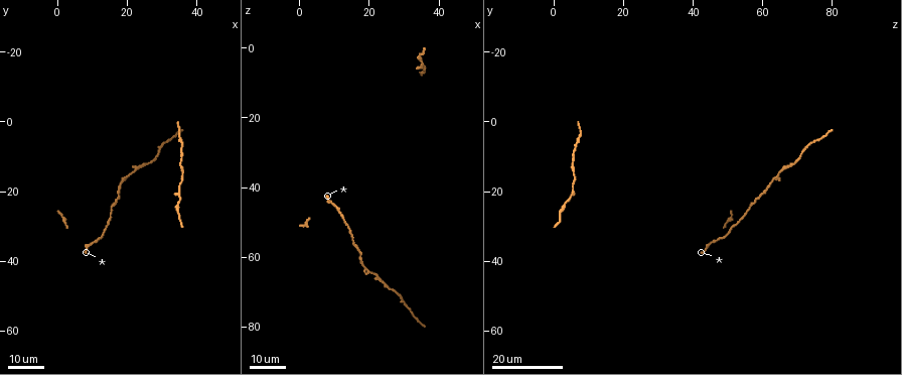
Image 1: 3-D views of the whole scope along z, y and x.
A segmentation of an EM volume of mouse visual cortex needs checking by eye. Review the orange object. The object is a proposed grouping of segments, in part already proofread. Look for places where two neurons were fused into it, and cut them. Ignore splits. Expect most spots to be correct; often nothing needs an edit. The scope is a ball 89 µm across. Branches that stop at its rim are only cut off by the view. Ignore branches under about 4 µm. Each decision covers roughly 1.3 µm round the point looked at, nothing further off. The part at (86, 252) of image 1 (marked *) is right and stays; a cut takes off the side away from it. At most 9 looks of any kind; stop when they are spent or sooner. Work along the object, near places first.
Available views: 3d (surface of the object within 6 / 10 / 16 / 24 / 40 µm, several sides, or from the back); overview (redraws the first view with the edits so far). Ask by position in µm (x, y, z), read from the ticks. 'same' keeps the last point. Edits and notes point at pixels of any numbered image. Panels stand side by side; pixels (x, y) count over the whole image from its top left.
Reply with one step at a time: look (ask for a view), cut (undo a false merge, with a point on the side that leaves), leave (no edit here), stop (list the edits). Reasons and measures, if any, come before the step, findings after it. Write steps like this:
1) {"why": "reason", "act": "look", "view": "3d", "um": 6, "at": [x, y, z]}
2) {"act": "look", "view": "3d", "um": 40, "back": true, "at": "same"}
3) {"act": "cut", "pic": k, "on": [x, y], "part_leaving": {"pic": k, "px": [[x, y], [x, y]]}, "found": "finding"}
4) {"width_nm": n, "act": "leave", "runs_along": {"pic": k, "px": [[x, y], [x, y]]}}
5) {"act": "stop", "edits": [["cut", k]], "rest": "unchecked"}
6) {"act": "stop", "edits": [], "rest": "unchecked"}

{"why": "calibre changes", "act": "look", "view": "3d", "um": 24, "at": [26.0, 12.0, 68.5]}

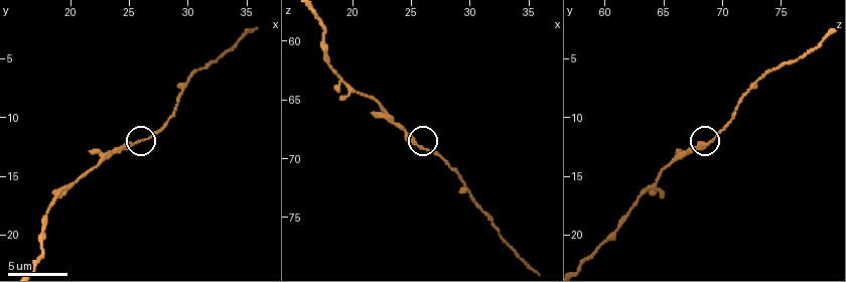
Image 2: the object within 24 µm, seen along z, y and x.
{"act": "look", "view": "3d", "um": 6, "at": [25.4, 12.2, 68.6]}

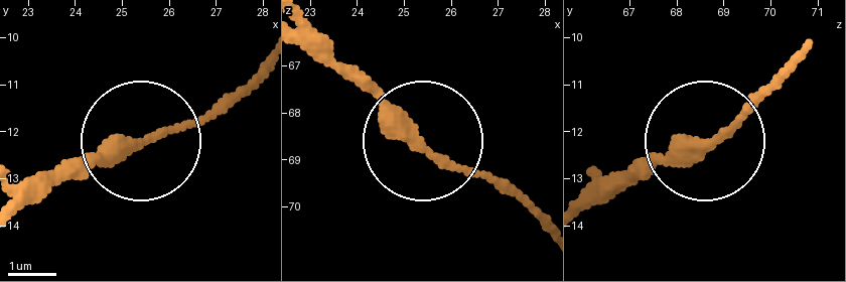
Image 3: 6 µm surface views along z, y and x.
{"act": "leave", "found": "continuous, no second neuron"}

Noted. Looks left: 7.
{"why": "sudden change in width", "act": "look", "view": "3d", "um": 16, "at": [20.4, 15.4, 64.6]}

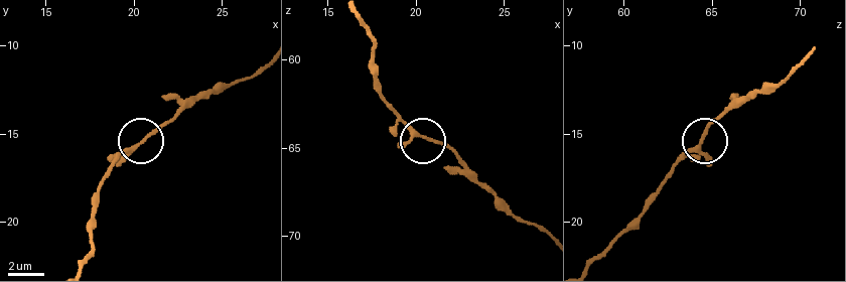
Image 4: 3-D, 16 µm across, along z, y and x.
{"act": "look", "view": "3d", "um": 6, "at": [20.3, 15.5, 64.3]}

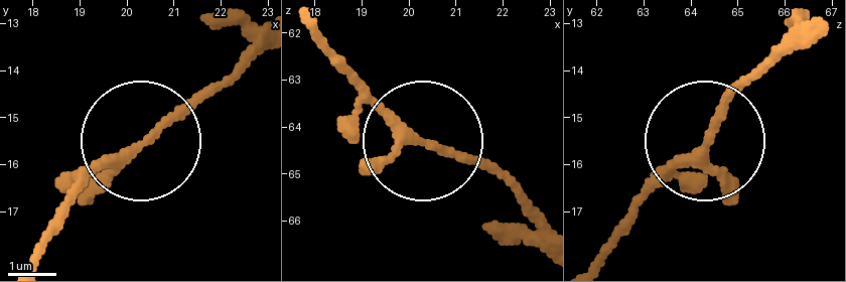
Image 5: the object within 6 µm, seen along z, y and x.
{"act": "leave", "runs_along": {"pic": 5, "px": [[312, 24], [413, 133], [485, 160], [529, 200]]}, "found": "continuous, no second neuron"}

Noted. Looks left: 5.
{"why": "thick turns thin", "act": "look", "view": "3d", "um": 24, "at": [35.5, 4.5, 7.5]}

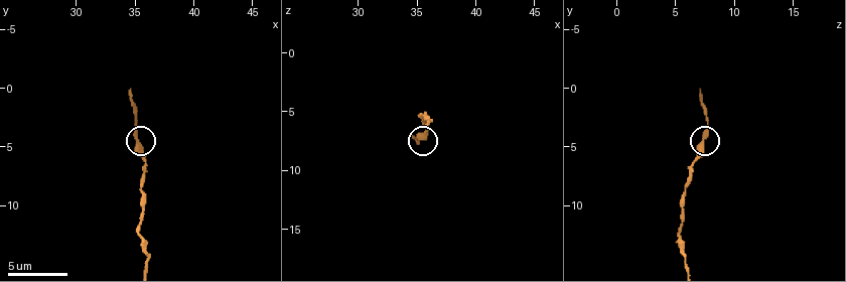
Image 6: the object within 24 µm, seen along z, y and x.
{"act": "look", "view": "3d", "um": 10, "at": [35.2, 4.0, 7.4]}

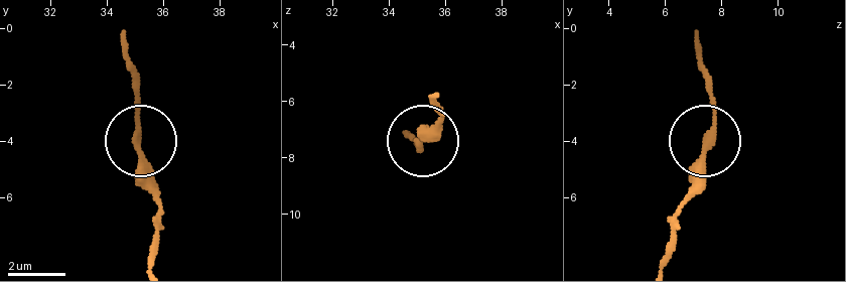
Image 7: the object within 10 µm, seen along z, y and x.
{"act": "leave", "runs_along": {"pic": 7, "px": [[661, 259], [716, 115], [709, 74]]}, "found": "continuous, no second neuron"}

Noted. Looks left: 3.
{"why": "two arms at a narrow angle", "act": "look", "view": "3d", "um": 16, "at": [30.0, 7.0, 73.2]}

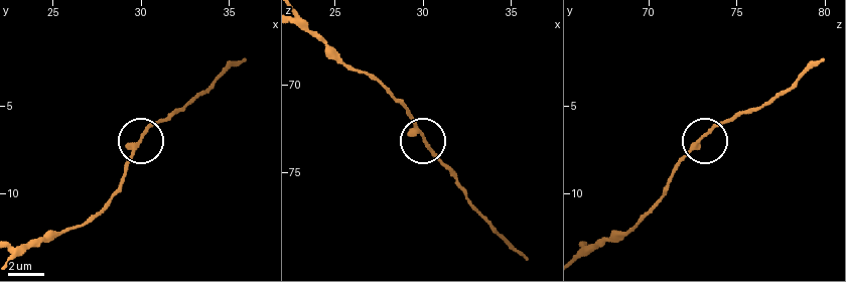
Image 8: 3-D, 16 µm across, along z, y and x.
{"arms": 3, "act": "leave", "runs_along": {"pic": 8, "px": [[302, 21], [342, 61], [400, 101], [428, 148], [449, 168]]}, "found": "continuous, no second neuron"}

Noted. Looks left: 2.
{"act": "stop", "edits": [], "rest": "unchecked"}

